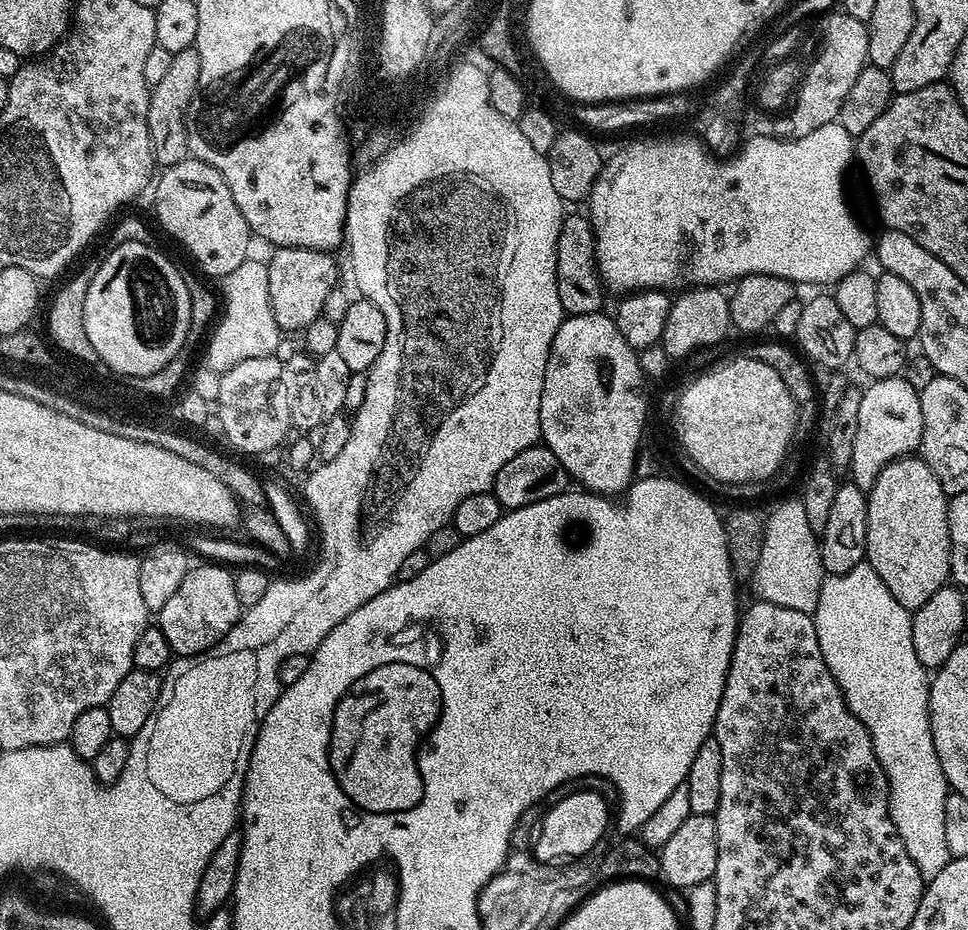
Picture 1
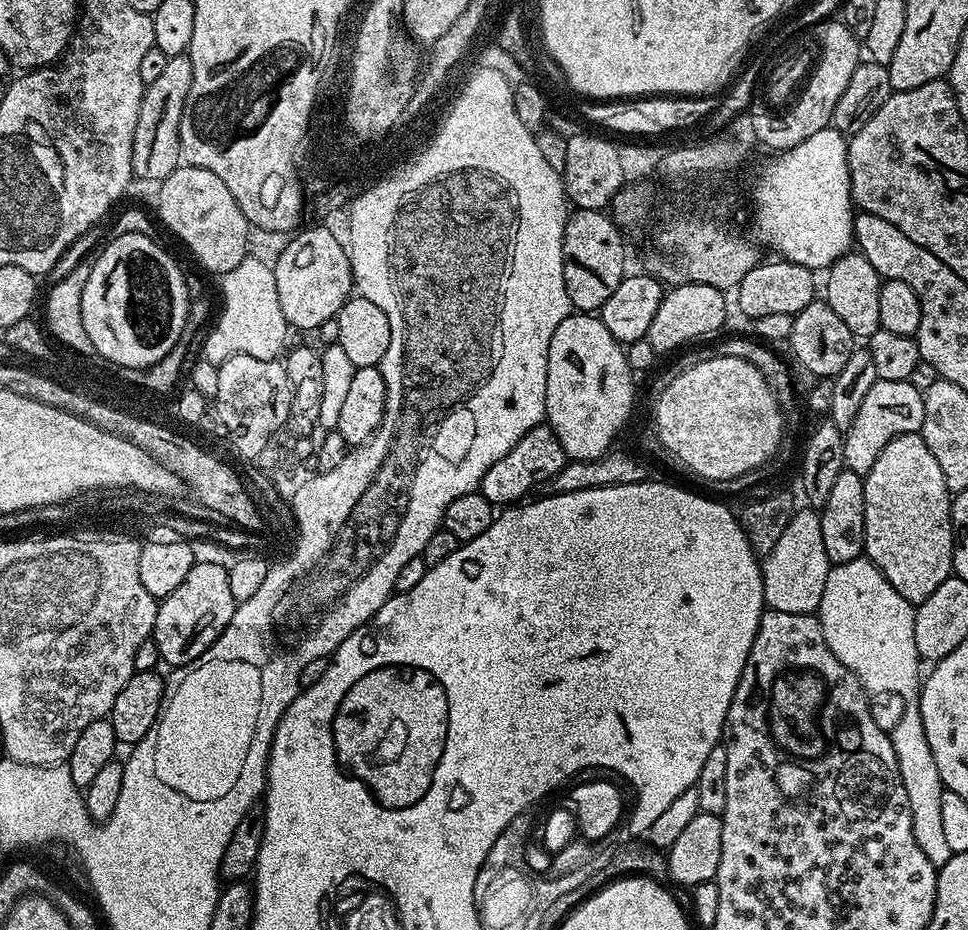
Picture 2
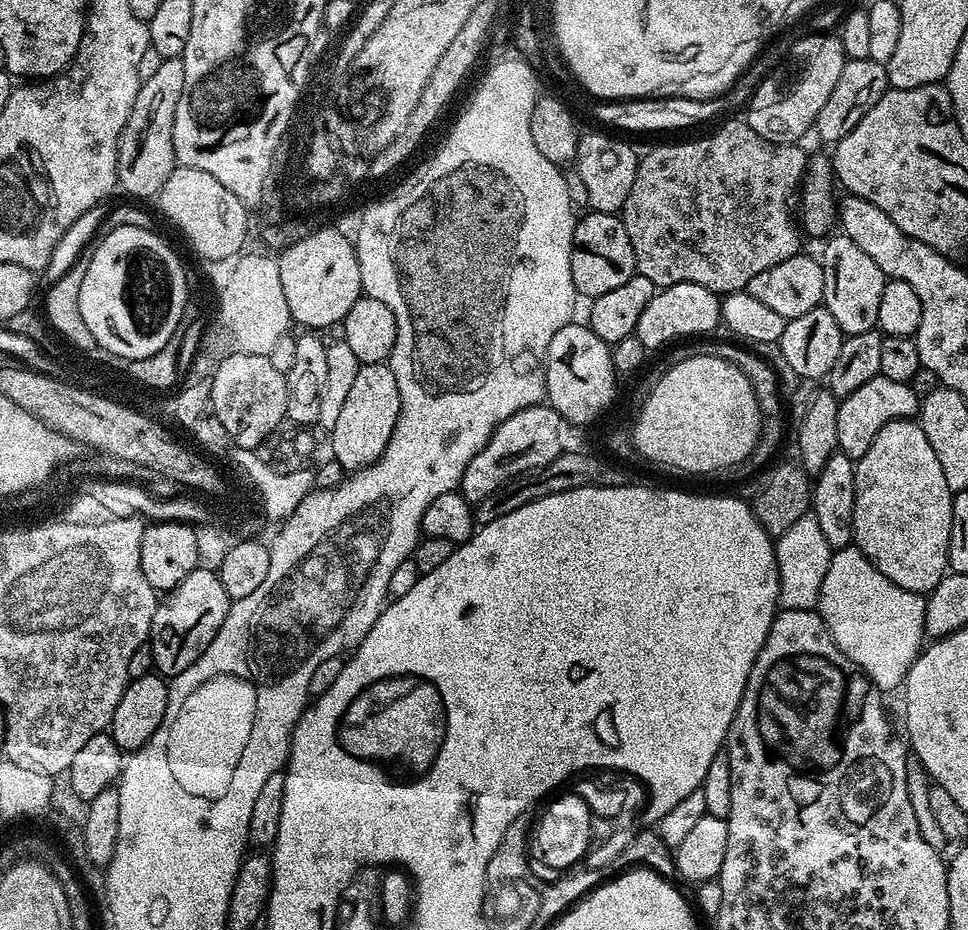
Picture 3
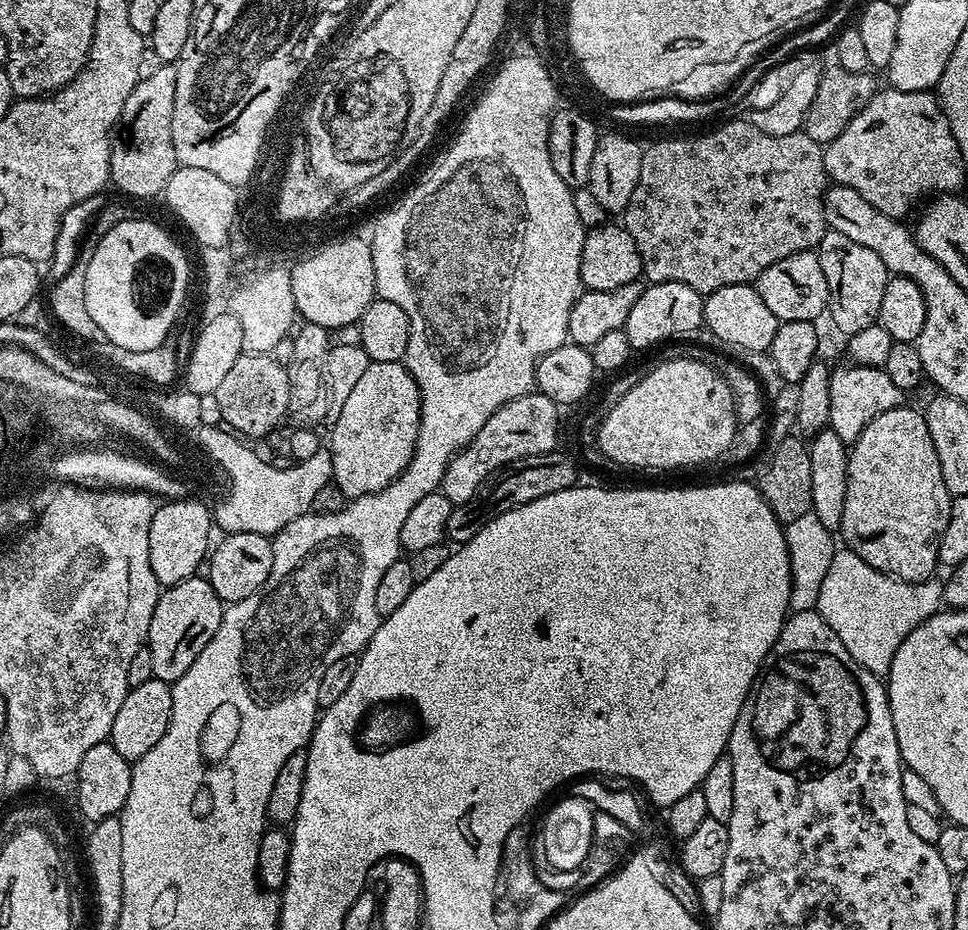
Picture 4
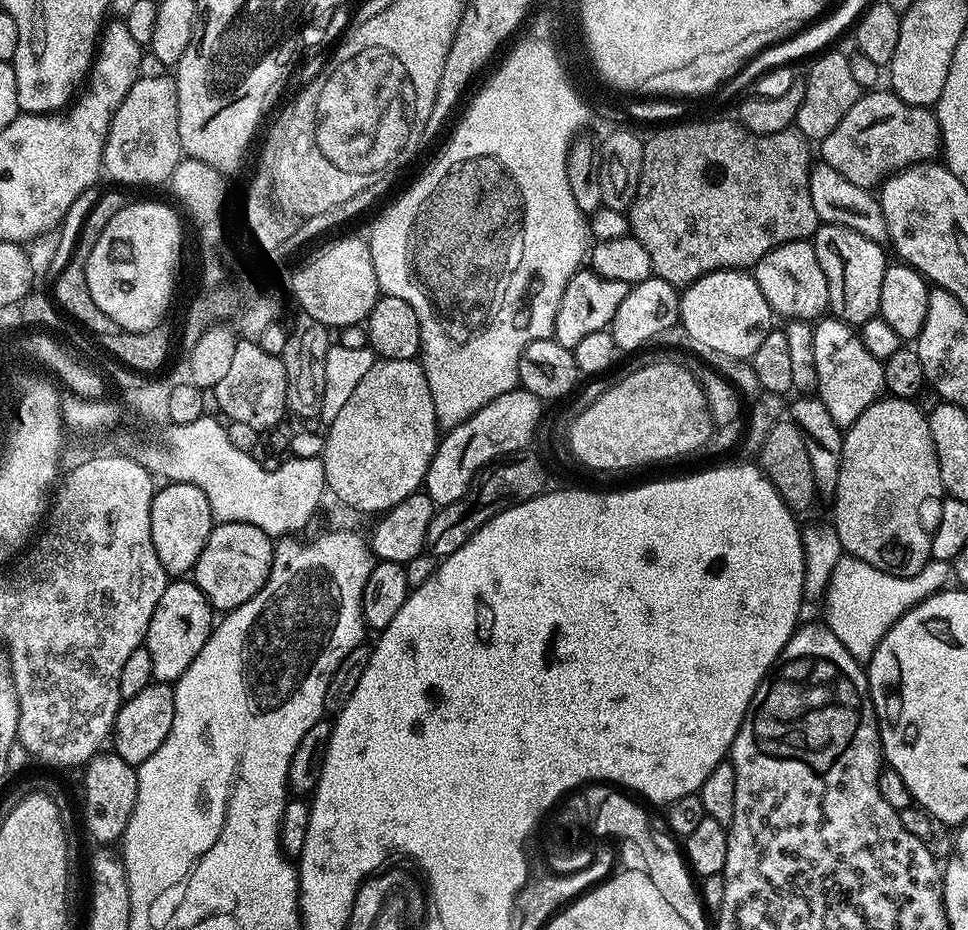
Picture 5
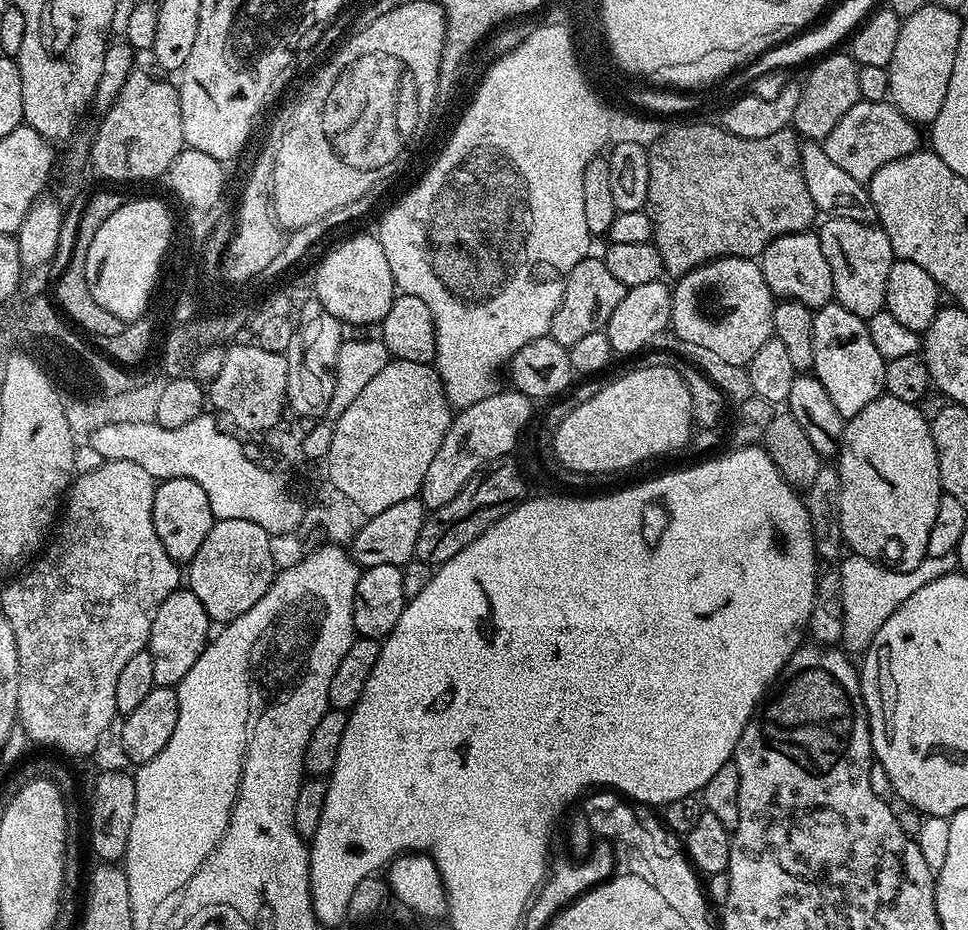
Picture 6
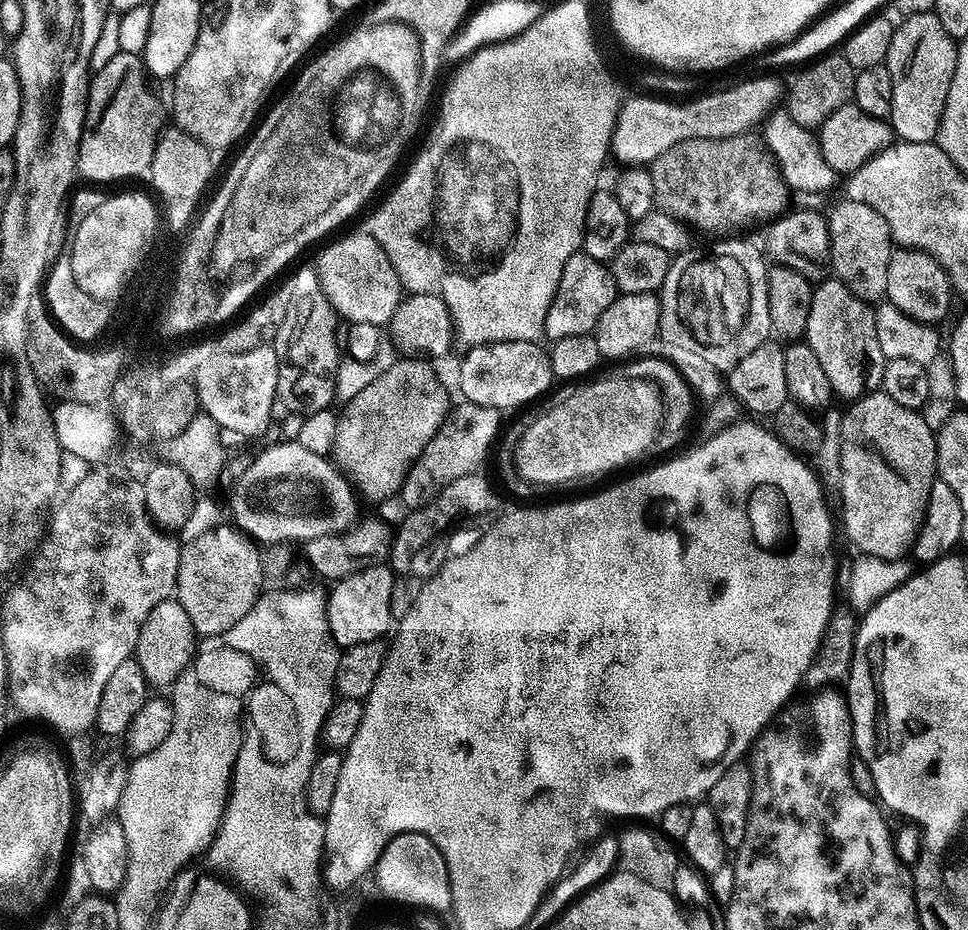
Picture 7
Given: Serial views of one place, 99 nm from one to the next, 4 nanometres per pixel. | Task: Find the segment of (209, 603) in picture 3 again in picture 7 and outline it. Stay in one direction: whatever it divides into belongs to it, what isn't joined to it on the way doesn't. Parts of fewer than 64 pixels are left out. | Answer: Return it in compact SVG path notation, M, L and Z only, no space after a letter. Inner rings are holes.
M169 598L158 602L150 612L144 629L140 631L140 638L136 643L134 659L139 662L144 670L149 685L153 689L171 689L179 676L188 671L196 658L198 651L198 635L190 614L186 612L180 601Z

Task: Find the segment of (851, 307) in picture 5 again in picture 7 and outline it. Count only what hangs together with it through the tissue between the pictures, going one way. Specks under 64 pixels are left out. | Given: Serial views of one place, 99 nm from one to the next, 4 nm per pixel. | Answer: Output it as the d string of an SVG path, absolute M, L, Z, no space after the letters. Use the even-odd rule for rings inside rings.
M847 198L841 200L841 204L826 216L830 234L830 254L832 255L831 271L835 279L843 282L859 300L883 301L886 290L886 270L890 270L890 258L894 251L890 226L887 225L886 219L870 206Z

